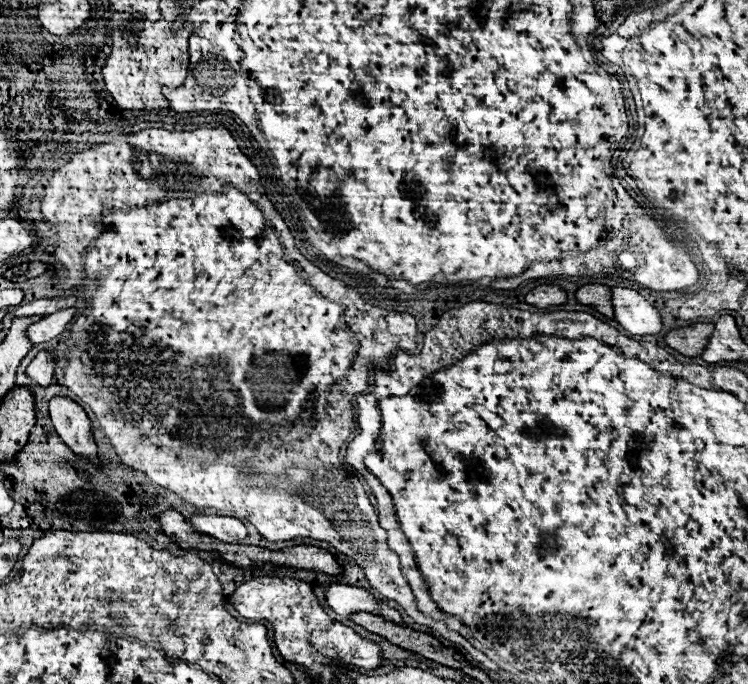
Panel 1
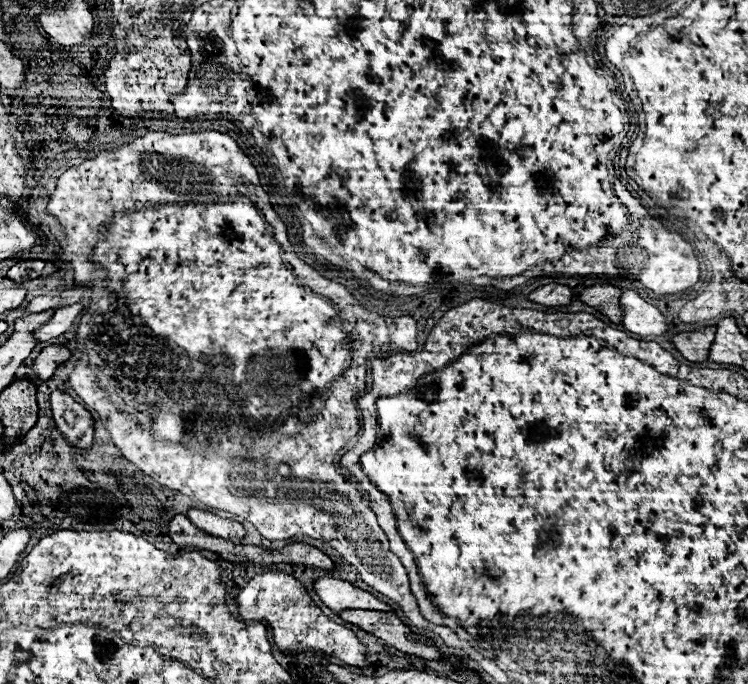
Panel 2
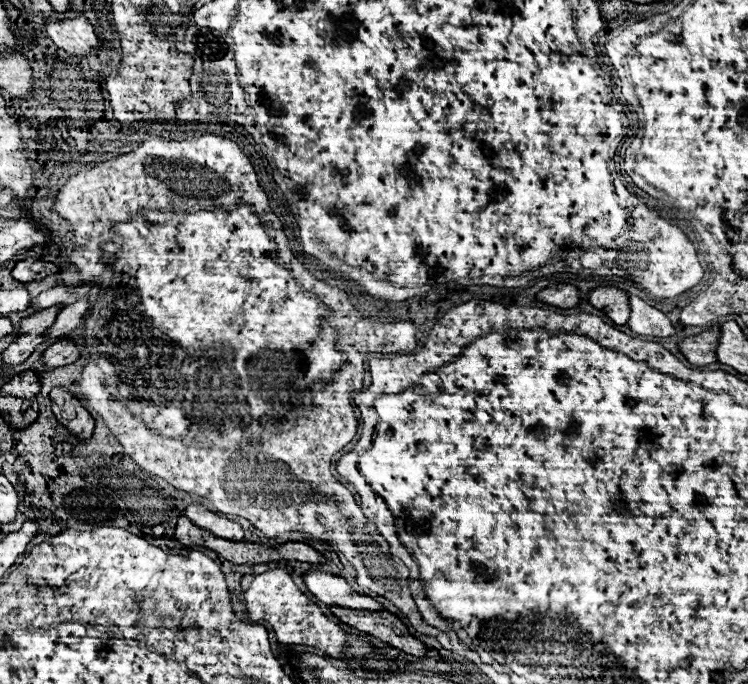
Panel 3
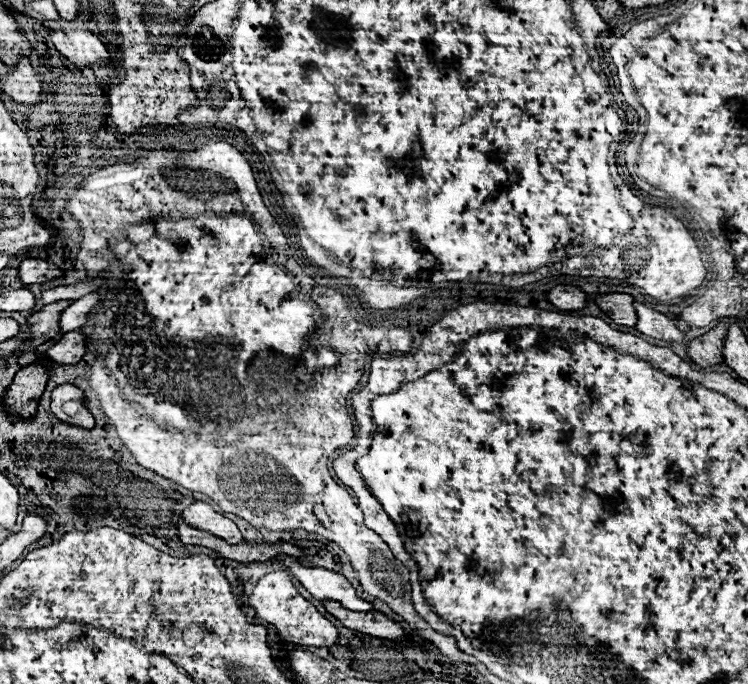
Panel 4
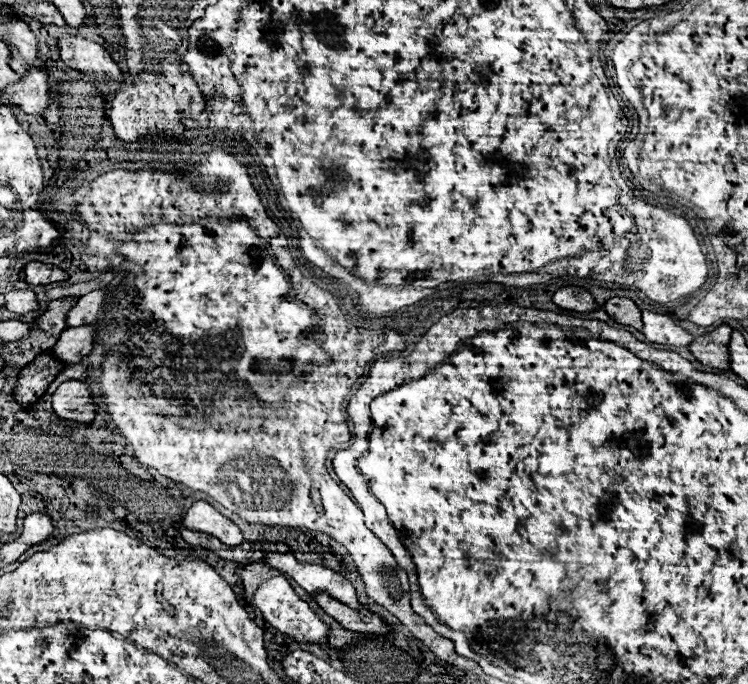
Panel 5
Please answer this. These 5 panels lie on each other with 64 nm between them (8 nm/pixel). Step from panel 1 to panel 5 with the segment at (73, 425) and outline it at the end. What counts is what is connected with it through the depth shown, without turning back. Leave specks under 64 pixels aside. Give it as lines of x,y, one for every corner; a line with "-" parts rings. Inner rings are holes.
68,380
60,384
60,388
52,394
52,408
56,416
64,420
76,420
82,424
90,424
94,420
90,390
84,382
78,380

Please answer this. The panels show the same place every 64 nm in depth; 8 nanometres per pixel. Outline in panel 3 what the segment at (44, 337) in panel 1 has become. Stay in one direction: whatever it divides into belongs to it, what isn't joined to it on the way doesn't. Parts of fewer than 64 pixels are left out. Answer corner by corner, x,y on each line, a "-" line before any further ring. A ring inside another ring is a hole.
86,298
78,300
78,302
72,304
72,306
64,306
64,308
58,312
54,324
48,328
48,332
46,332
44,336
46,336
46,338
60,338
60,336
70,334
74,328
80,326
80,322
84,320
86,312
88,312
88,300
86,300

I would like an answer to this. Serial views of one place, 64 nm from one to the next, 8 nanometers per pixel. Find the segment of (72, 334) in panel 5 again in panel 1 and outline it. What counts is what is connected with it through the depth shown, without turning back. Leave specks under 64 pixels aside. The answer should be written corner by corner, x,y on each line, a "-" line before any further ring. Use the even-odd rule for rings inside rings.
40,352
26,368
26,376
32,380
32,384
36,386
50,386
52,382
52,374
54,374
54,362
56,362
56,356
52,352

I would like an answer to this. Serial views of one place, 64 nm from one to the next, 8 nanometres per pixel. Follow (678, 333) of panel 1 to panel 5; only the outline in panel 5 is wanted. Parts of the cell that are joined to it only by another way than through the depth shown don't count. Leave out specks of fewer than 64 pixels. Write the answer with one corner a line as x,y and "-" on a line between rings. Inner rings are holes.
722,324
716,330
712,330
710,334
696,338
690,344
690,352
694,354
694,358
700,364
726,370
726,368
730,368
730,360
728,360
730,334
732,334
732,328
728,324

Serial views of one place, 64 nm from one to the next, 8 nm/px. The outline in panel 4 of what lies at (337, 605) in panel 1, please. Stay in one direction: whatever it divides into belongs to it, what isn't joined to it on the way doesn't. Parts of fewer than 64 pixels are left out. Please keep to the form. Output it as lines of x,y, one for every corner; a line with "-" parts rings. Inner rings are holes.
278,556
278,560
290,568
290,572
300,580
300,584
318,600
336,600
344,608
354,612
370,612
374,610
374,604
368,600
362,600
356,596
352,584
338,572
326,570
326,568
308,568
300,566
294,558

